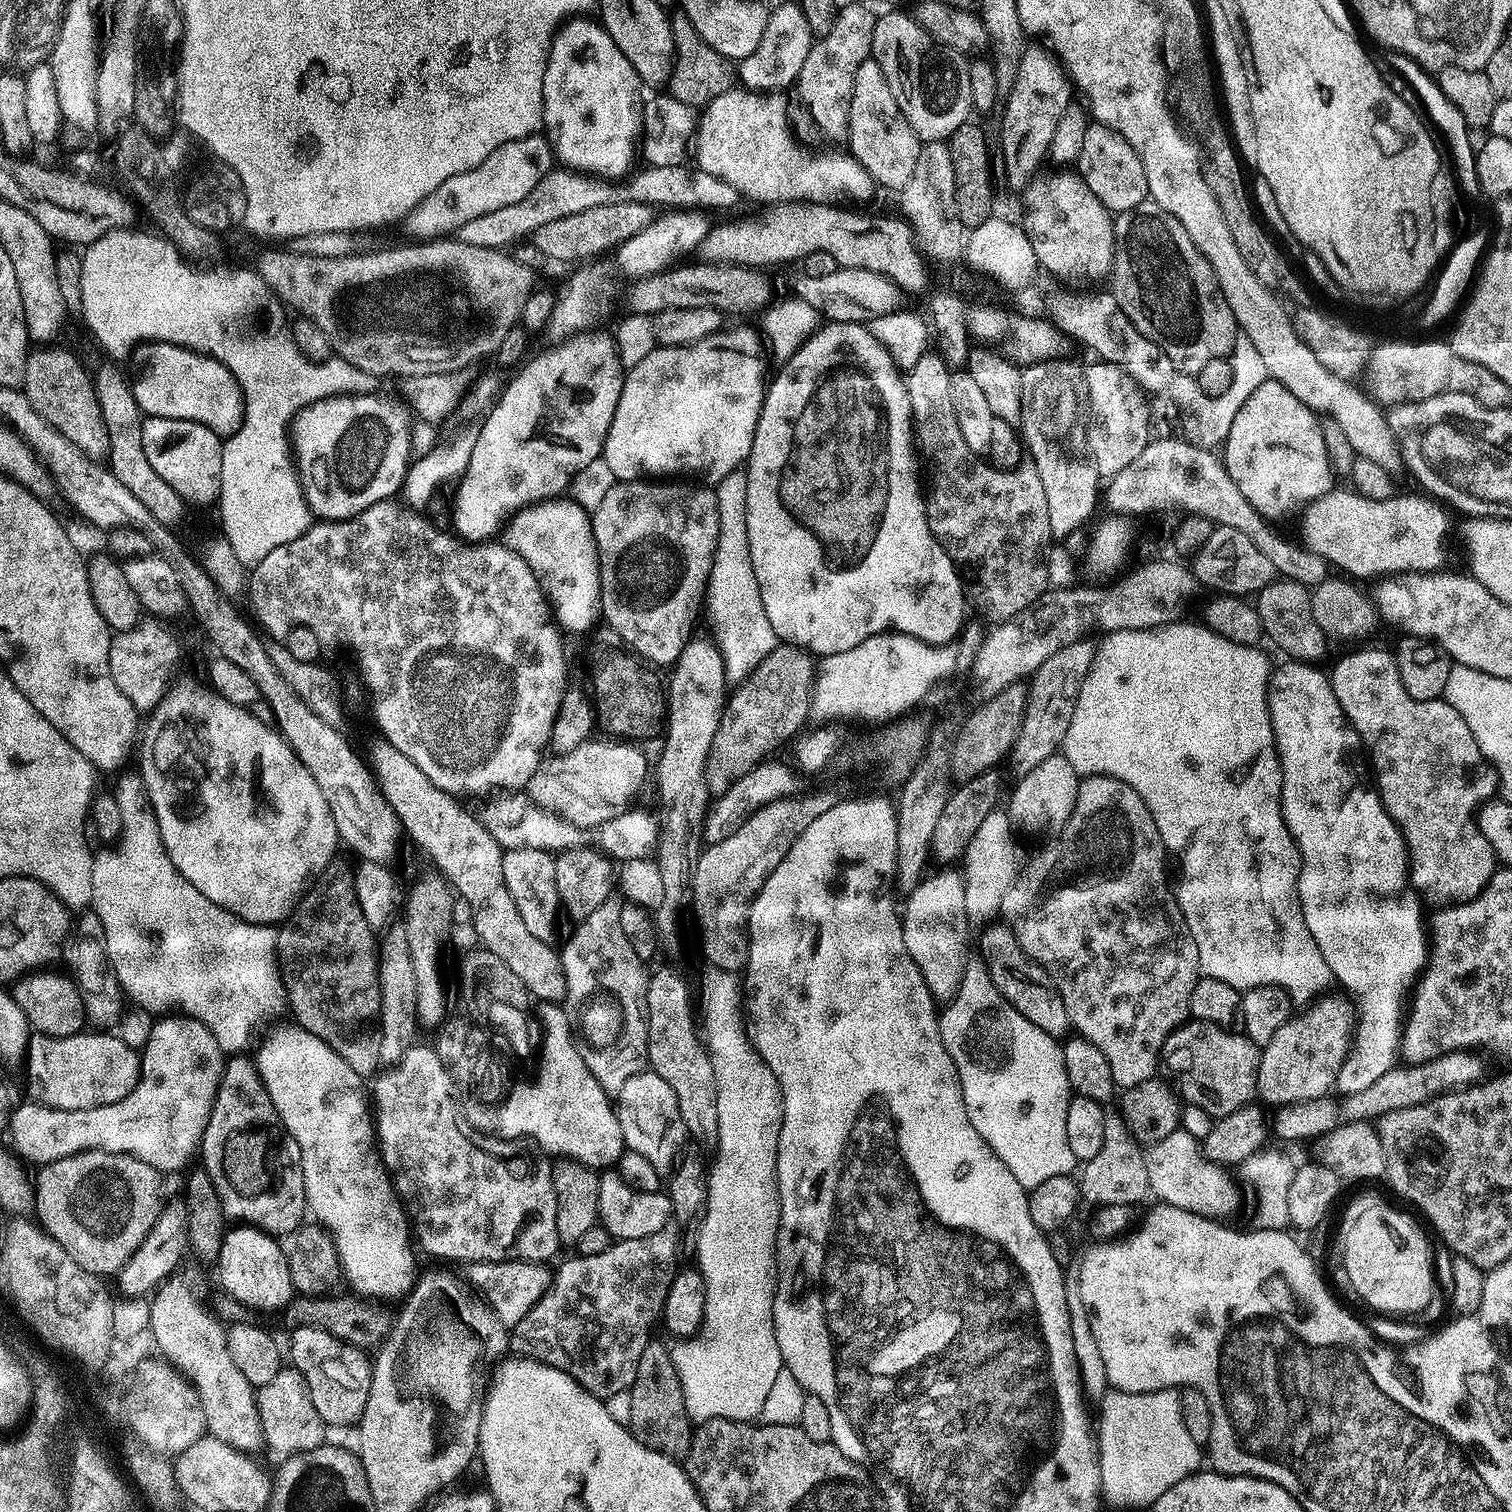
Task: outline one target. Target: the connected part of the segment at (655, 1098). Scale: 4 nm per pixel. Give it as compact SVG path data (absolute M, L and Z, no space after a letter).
M651 1070L634 1074L634 1078L626 1078L626 1083L615 1093L614 1107L618 1126L622 1126L625 1149L642 1154L661 1174L671 1173L689 1134L683 1125L674 1090L668 1083Z

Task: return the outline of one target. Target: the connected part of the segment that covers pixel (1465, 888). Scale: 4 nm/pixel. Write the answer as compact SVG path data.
M1360 648L1357 652L1348 652L1333 668L1330 668L1330 679L1334 698L1342 706L1344 716L1356 733L1360 735L1361 745L1365 749L1372 751L1372 760L1370 756L1370 768L1374 773L1374 783L1380 794L1380 801L1384 808L1390 814L1392 820L1400 828L1400 833L1404 835L1404 841L1408 846L1408 857L1410 859L1410 880L1413 887L1423 896L1423 899L1432 906L1451 906L1453 904L1465 904L1482 894L1484 888L1495 873L1498 871L1498 861L1490 842L1486 840L1486 834L1480 829L1477 812L1481 806L1488 804L1490 800L1497 795L1500 778L1496 774L1494 765L1482 754L1474 734L1470 734L1470 726L1466 726L1466 718L1454 710L1448 701L1441 698L1438 700L1415 700L1406 694L1406 686L1402 686L1402 678L1398 678L1398 666L1396 657L1391 651L1384 648Z

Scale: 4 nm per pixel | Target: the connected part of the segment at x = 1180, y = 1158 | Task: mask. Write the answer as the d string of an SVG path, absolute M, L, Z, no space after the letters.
M1182 1130L1166 1134L1162 1142L1144 1152L1151 1195L1157 1201L1190 1210L1195 1216L1222 1218L1234 1206L1236 1188L1228 1181L1223 1167L1205 1161L1201 1145Z

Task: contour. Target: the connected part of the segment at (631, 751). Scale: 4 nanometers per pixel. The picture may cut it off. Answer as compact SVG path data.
M593 738L569 752L549 755L549 760L547 757L530 778L527 795L581 830L594 830L602 822L629 811L644 783L649 783L650 760L648 764L643 750L635 743L604 739Z

